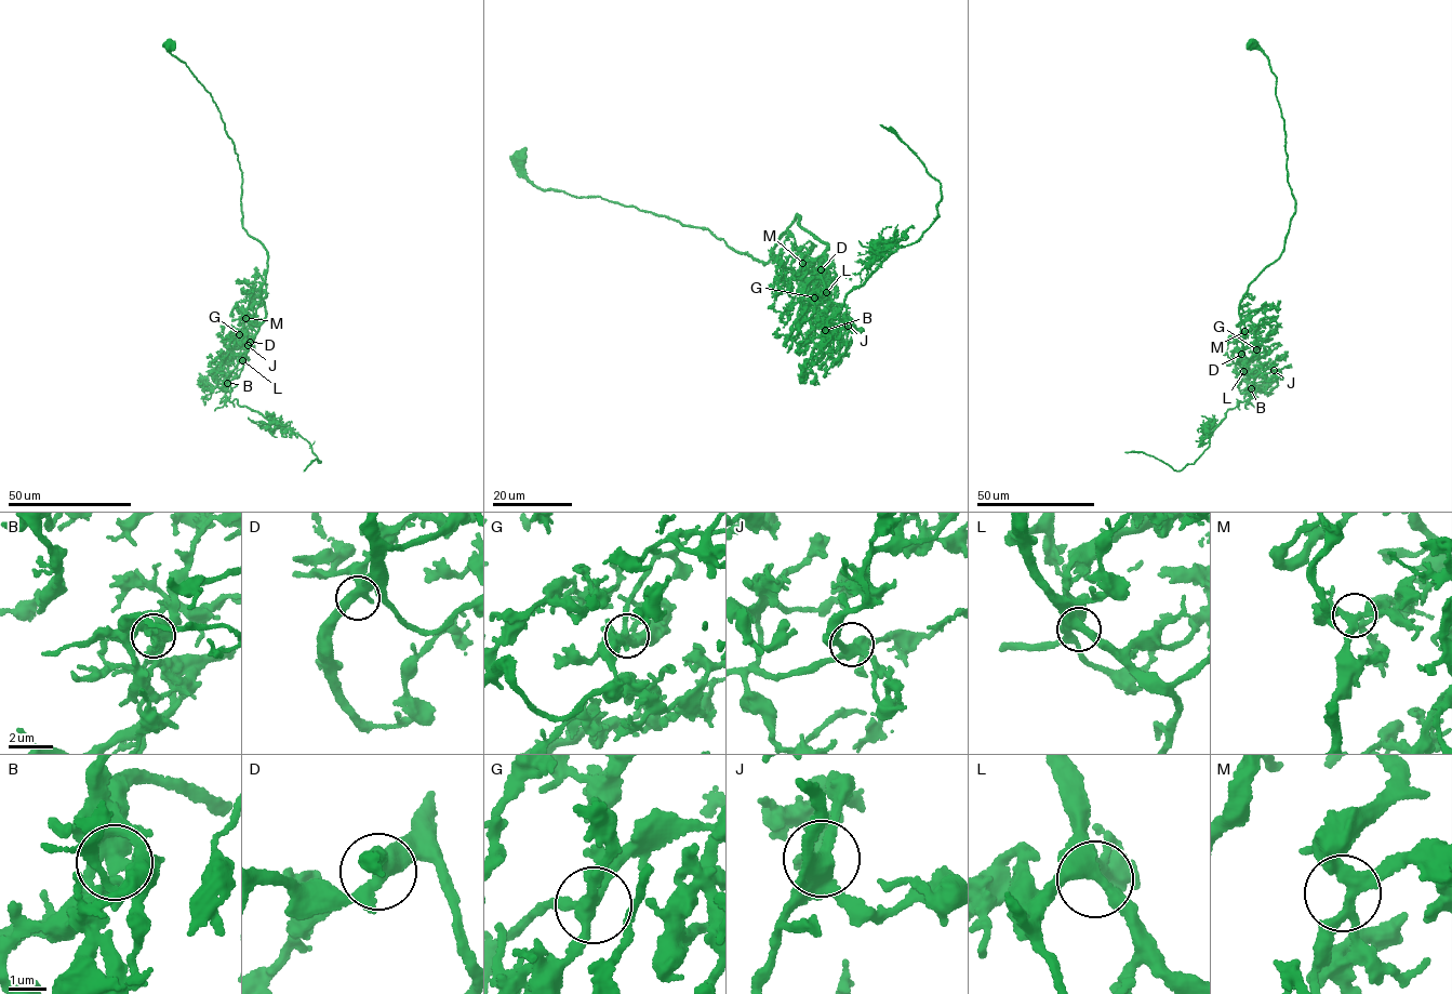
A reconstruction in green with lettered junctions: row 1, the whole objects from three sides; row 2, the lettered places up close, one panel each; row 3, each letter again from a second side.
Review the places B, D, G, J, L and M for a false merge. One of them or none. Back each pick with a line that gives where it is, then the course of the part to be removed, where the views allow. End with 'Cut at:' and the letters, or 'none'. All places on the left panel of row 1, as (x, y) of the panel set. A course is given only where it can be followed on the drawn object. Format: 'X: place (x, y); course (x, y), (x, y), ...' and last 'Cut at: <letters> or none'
B: place (227, 383); course (227, 383), (227, 401), (236, 399), (240, 406), (248, 407), (309, 444), (320, 462), (311, 461), (303, 471)
Cut at: B

